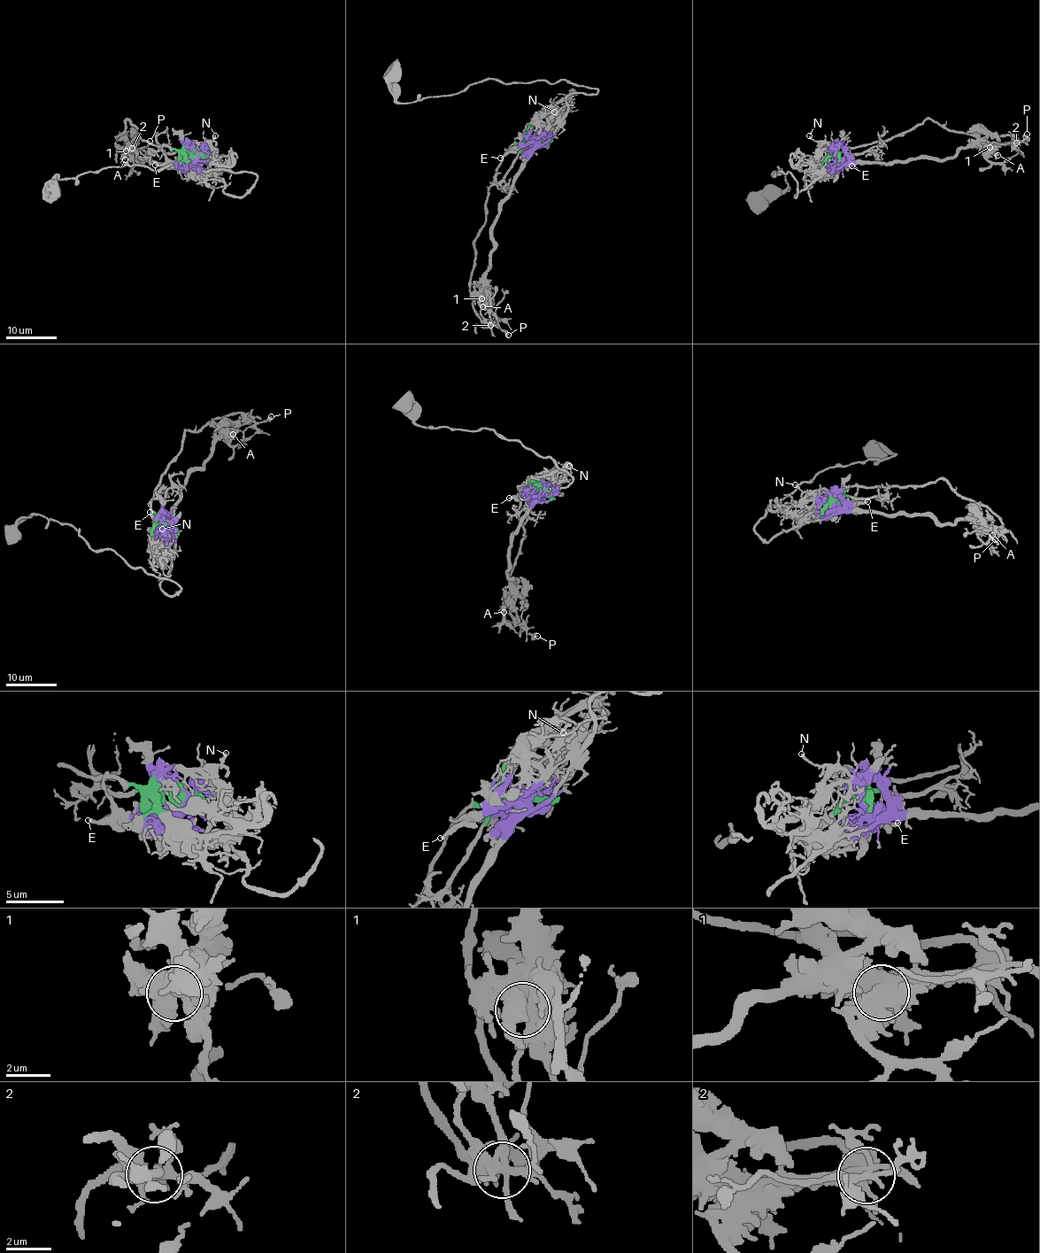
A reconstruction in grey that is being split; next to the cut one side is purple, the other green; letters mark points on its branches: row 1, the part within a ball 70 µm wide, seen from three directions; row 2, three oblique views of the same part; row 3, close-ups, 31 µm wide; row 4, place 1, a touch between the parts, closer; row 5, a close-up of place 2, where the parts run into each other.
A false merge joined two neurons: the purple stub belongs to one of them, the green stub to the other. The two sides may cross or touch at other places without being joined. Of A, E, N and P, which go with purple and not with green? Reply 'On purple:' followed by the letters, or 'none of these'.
On purple: A, E, N

